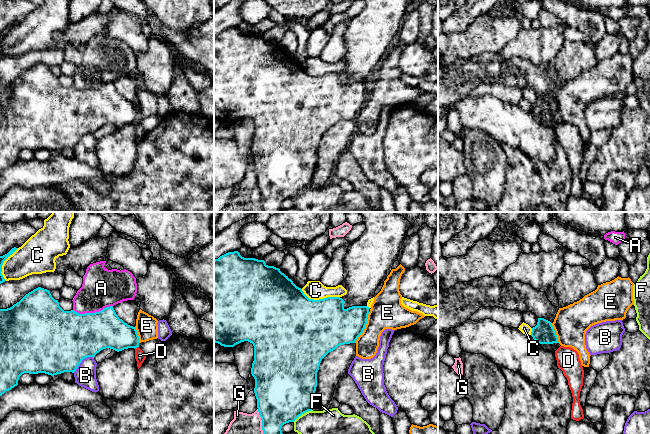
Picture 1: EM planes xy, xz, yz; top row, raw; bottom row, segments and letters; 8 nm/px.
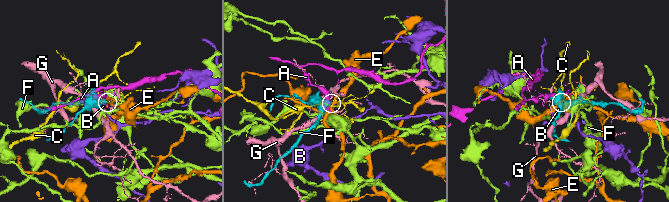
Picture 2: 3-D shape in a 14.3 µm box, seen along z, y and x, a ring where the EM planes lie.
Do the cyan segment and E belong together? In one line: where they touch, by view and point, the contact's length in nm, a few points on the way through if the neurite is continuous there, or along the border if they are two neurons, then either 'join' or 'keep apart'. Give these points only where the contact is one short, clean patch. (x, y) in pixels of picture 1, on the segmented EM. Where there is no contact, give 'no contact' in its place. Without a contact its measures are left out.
meets cyan in xz at (364, 327); contact 280 nm long; border along xz (369, 312), (364, 330), (354, 342); keep apart

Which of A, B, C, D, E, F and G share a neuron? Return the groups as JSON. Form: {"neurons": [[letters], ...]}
{"neurons": [["A"], ["B"], ["C"], ["D"], ["E"], ["F"], ["G"]]}

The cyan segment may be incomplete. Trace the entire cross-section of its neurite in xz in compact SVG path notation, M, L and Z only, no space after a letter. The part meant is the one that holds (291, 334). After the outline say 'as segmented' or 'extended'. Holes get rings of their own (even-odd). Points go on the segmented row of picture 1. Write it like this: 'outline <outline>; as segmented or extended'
outline M238 251L228 252L214 260L214 342L224 347L234 347L235 345L248 341L254 346L254 361L252 363L251 374L255 379L254 393L257 399L257 408L262 420L263 434L283 434L282 426L289 422L294 422L302 414L312 410L312 402L317 387L317 372L322 359L338 346L355 343L363 333L367 324L369 307L352 306L344 308L345 301L340 297L327 297L324 299L309 299L301 288L297 287L279 268L268 266L264 260L255 258L244 258Z; as segmented

